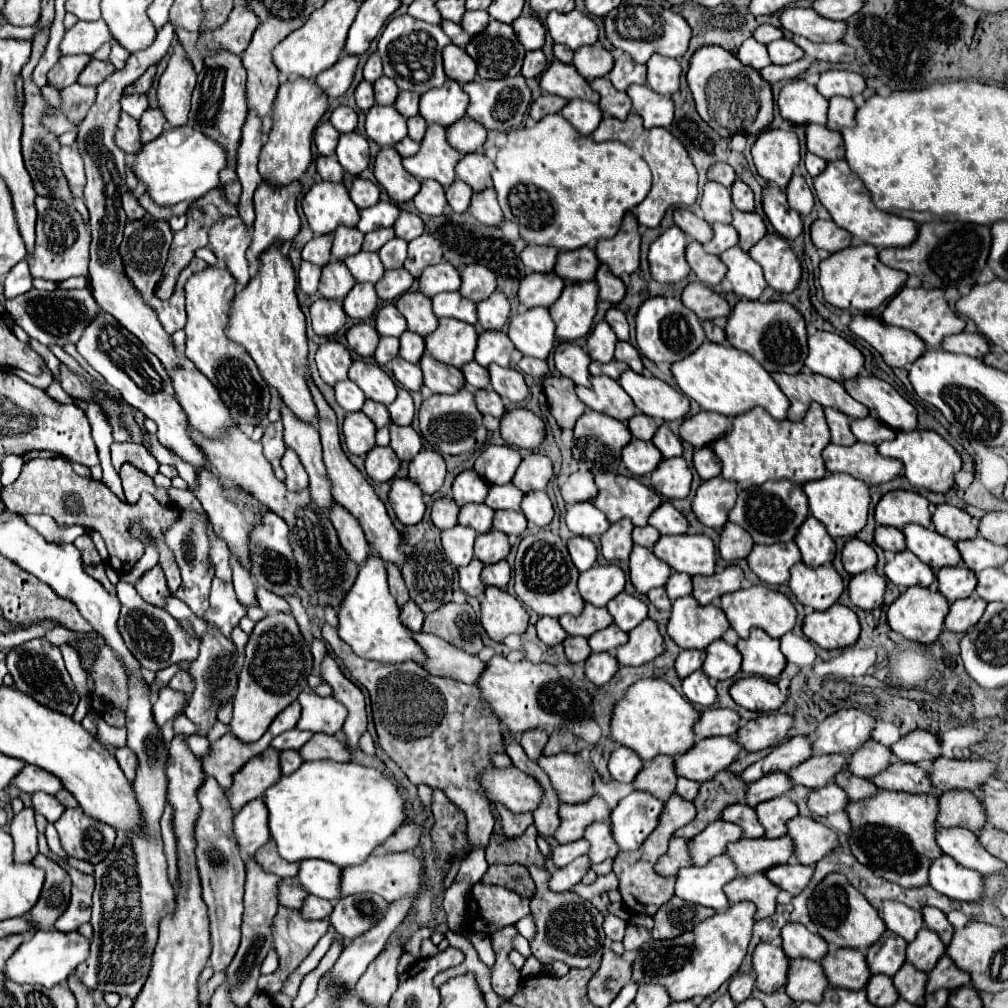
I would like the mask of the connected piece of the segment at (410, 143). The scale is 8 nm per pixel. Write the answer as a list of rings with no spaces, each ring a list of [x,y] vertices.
[[[405,137],[403,141],[399,141],[395,145],[395,149],[399,151],[401,157],[409,157],[409,155],[415,155],[419,151],[419,143],[415,143],[411,137]]]

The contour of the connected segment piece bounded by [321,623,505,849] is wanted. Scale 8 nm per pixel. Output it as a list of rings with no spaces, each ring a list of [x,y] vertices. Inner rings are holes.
[[[329,623],[323,625],[321,633],[329,651],[343,663],[347,673],[369,691],[373,703],[377,685],[373,721],[383,751],[403,769],[411,783],[425,783],[431,789],[441,789],[465,813],[469,821],[469,849],[487,847],[495,819],[489,801],[483,797],[483,789],[477,785],[477,773],[491,765],[491,753],[505,751],[505,737],[499,719],[481,701],[477,685],[433,677],[411,661],[401,665],[365,661],[341,641],[337,629]]]

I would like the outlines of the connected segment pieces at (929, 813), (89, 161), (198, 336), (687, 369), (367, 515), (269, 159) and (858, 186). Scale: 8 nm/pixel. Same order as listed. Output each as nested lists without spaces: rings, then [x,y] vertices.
[[[881,789],[873,797],[861,799],[861,801],[849,801],[849,807],[845,807],[845,813],[851,821],[851,835],[849,835],[849,847],[853,857],[873,869],[877,877],[887,879],[891,883],[897,883],[901,887],[917,887],[927,885],[927,871],[935,857],[939,857],[943,851],[935,843],[935,817],[937,817],[937,797],[933,793],[897,793]]]
[[[171,23],[163,25],[159,29],[155,41],[147,49],[131,53],[129,59],[125,61],[125,67],[111,73],[97,87],[97,101],[89,109],[87,117],[79,123],[77,139],[75,139],[75,147],[81,153],[81,159],[85,163],[85,173],[87,173],[85,205],[89,209],[89,227],[91,227],[91,235],[93,235],[91,249],[89,249],[89,255],[91,255],[91,261],[89,261],[89,289],[91,289],[97,305],[105,313],[113,315],[135,337],[139,337],[143,341],[143,345],[149,347],[151,353],[159,357],[159,361],[165,365],[165,369],[181,365],[181,359],[175,355],[175,349],[171,345],[171,337],[161,327],[153,309],[149,305],[145,305],[141,297],[137,297],[137,291],[133,289],[133,285],[129,283],[129,279],[123,271],[123,263],[121,263],[121,257],[119,257],[119,251],[117,251],[117,247],[121,243],[121,237],[123,237],[123,227],[125,227],[125,211],[121,207],[121,191],[125,189],[125,153],[115,145],[113,133],[115,133],[117,119],[119,119],[119,113],[121,113],[119,99],[123,95],[123,89],[127,85],[131,85],[135,79],[139,79],[145,73],[147,67],[157,65],[165,57],[165,53],[171,47],[173,37],[175,37],[173,25]]]
[[[207,267],[193,275],[185,285],[187,297],[187,359],[215,385],[223,403],[229,407],[233,421],[245,429],[267,423],[269,387],[259,375],[253,359],[245,349],[227,339],[225,329],[229,323],[231,301],[235,297],[235,279],[225,267]]]
[[[705,341],[695,353],[689,357],[675,361],[671,365],[671,373],[679,385],[679,389],[693,401],[701,405],[705,411],[715,411],[727,417],[735,417],[753,407],[763,407],[777,421],[785,419],[789,401],[771,375],[753,359],[749,353],[743,353],[729,345],[719,345]]]
[[[311,385],[311,393],[315,399],[317,411],[319,411],[319,433],[321,433],[321,443],[323,443],[323,461],[327,467],[327,475],[333,481],[333,499],[361,523],[361,529],[365,533],[367,543],[383,561],[391,561],[397,567],[403,567],[405,561],[409,559],[409,555],[405,551],[401,551],[403,537],[399,535],[391,517],[387,515],[385,503],[377,497],[377,493],[369,485],[369,481],[359,473],[359,469],[343,453],[341,441],[339,441],[339,431],[337,431],[337,417],[333,413],[333,409],[327,405],[327,401],[323,399],[323,395],[319,393],[319,389],[315,385]]]
[[[291,79],[279,87],[279,93],[273,103],[273,127],[269,131],[269,139],[261,149],[259,157],[259,173],[273,187],[289,185],[299,181],[299,177],[307,171],[311,163],[311,143],[313,129],[319,119],[327,111],[327,95],[309,79]]]
[[[845,159],[829,161],[827,169],[813,179],[813,187],[815,187],[815,193],[817,193],[819,201],[821,201],[821,205],[829,211],[831,219],[841,229],[849,231],[853,237],[861,239],[863,243],[871,243],[877,249],[885,249],[885,247],[907,247],[907,245],[911,245],[915,241],[915,237],[917,237],[915,223],[911,219],[891,215],[891,213],[885,213],[885,211],[877,209],[873,205],[873,201],[871,201],[871,197],[867,195],[865,185],[849,169]]]

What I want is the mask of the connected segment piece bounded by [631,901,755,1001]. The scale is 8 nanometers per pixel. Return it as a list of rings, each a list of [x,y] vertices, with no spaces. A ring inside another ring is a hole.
[[[749,901],[733,903],[727,911],[715,913],[705,919],[693,931],[683,933],[681,937],[669,941],[647,941],[633,961],[631,981],[637,985],[653,985],[659,983],[667,989],[671,1001],[687,1001],[687,999],[703,999],[715,993],[741,965],[747,945],[753,931],[753,913],[755,905]]]

